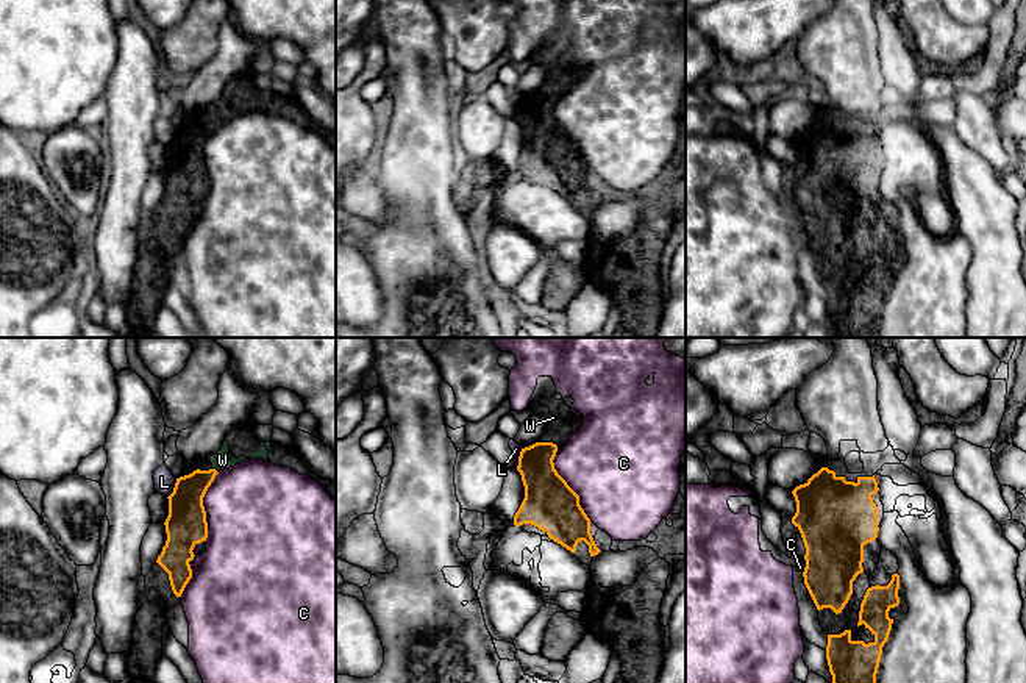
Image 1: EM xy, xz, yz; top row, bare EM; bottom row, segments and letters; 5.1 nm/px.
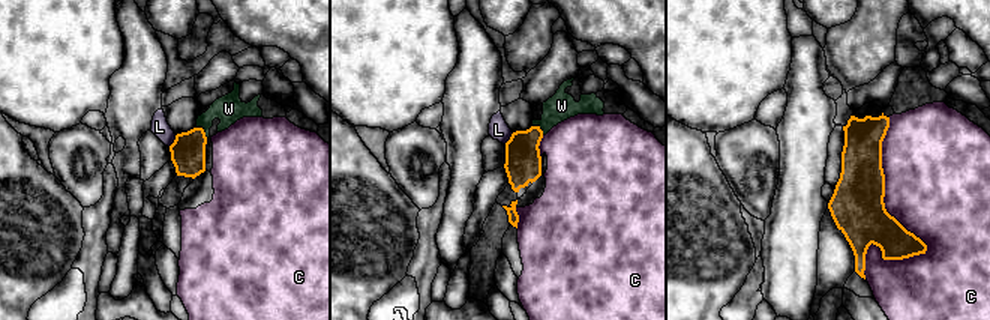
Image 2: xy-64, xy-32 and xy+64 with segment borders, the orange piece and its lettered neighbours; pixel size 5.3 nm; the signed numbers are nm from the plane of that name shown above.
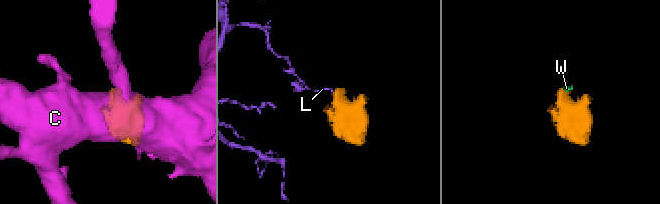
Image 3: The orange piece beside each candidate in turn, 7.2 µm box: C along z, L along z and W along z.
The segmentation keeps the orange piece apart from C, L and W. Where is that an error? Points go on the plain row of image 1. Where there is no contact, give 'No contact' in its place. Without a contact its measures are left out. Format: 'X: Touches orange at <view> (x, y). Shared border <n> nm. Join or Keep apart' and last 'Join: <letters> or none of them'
C: Touches orange at xz (569, 136). Shared border 400 nm. Keep apart
L: Touches orange at xy (174, 138). Shared border 120 nm. Keep apart
W: Touches orange at xy (216, 121). Shared border 40 nm. Join
Join: W

